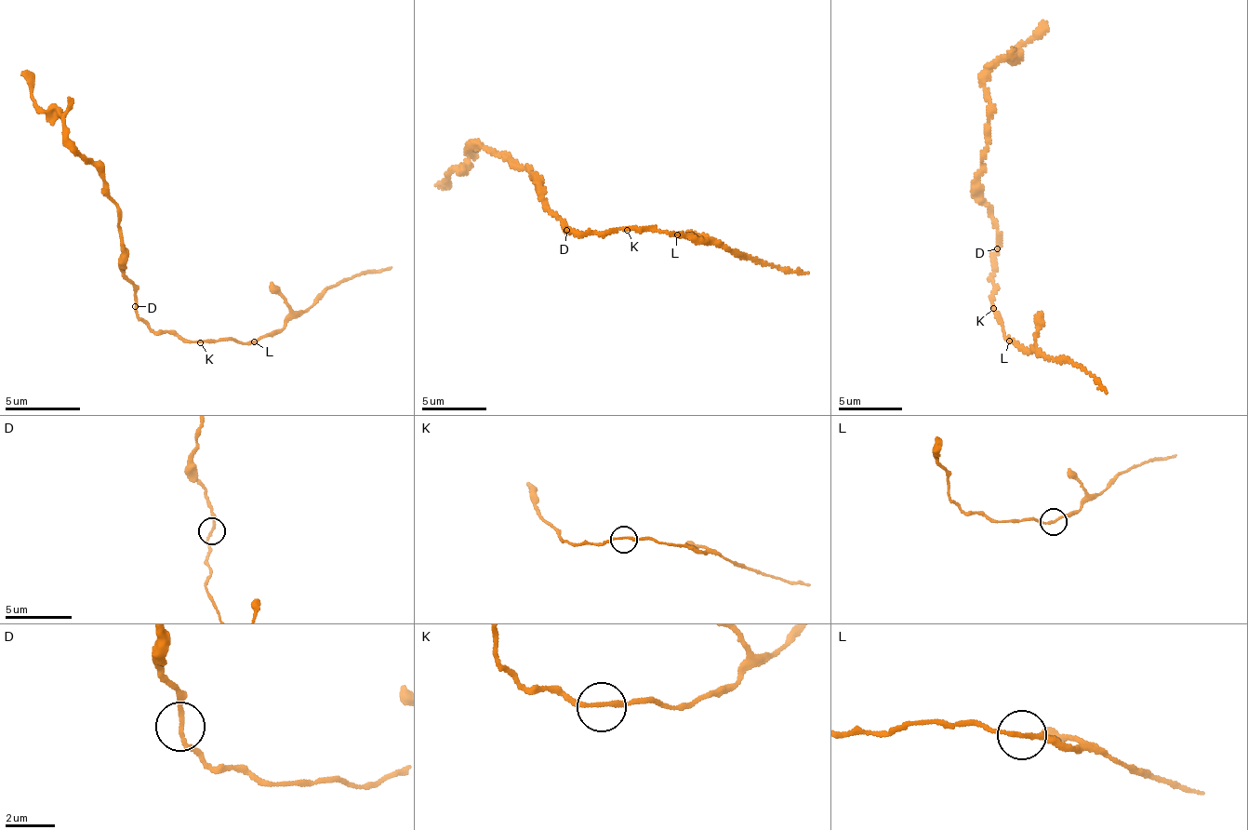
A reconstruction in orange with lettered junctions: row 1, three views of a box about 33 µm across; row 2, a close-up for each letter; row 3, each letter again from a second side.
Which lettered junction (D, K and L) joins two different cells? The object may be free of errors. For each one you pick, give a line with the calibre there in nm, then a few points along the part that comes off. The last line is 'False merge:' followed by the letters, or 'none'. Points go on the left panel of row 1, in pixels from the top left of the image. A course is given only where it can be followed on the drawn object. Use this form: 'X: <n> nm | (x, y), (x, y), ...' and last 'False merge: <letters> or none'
False merge: none

